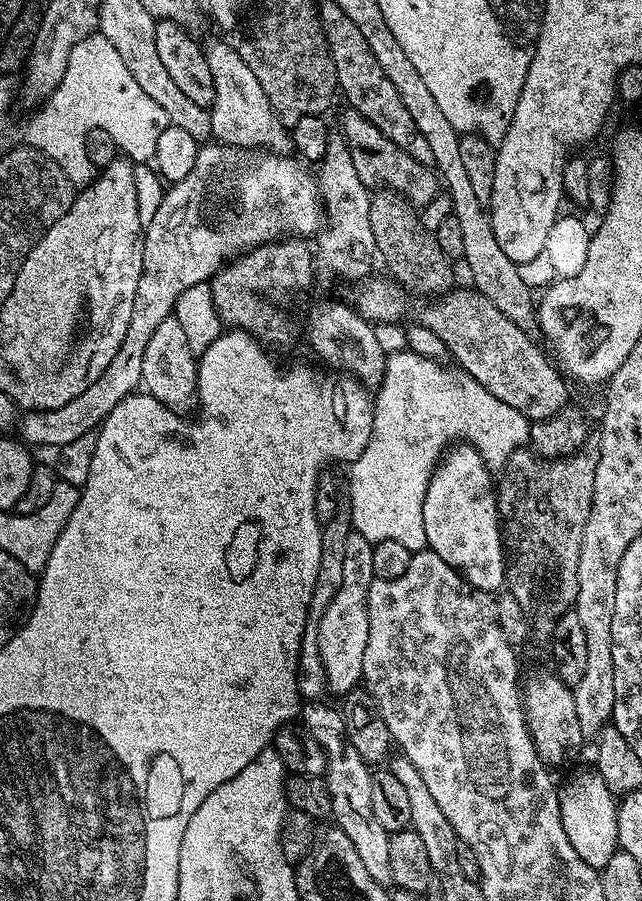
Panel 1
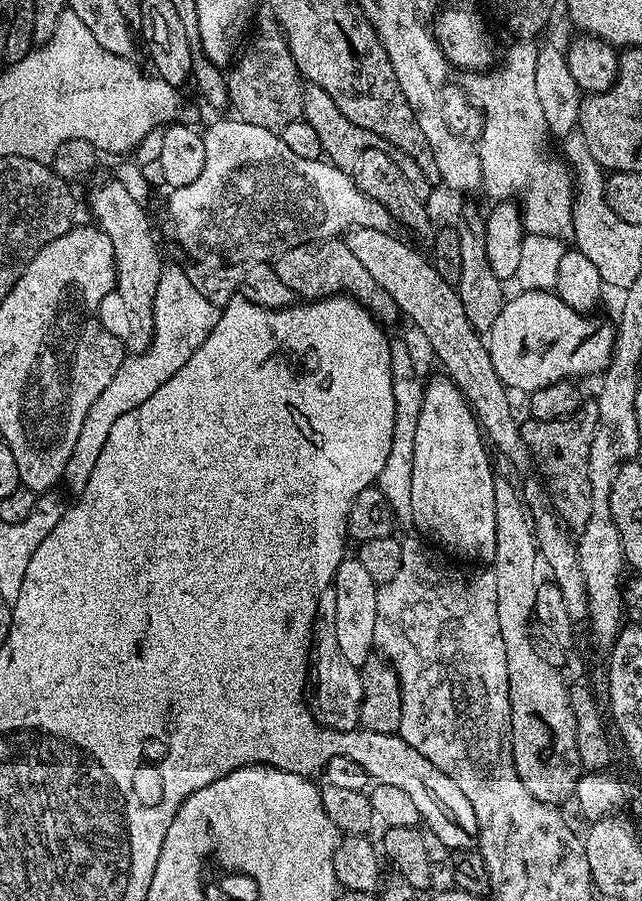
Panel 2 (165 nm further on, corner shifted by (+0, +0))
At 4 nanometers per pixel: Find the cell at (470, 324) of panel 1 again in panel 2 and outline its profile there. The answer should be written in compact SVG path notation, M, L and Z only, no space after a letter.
M343 239L315 240L306 242L302 246L294 246L276 257L274 267L278 278L286 282L293 297L303 298L305 301L323 300L326 296L351 296L357 304L367 308L381 325L389 326L398 320L398 311L394 298L374 282L362 262L354 258L350 246Z

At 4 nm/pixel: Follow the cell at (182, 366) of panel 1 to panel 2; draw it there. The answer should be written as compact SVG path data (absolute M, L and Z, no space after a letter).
M116 179L102 183L88 196L92 207L95 227L101 228L114 246L116 287L102 298L100 321L105 330L114 334L124 347L125 353L135 354L146 351L154 338L154 294L158 290L158 278L164 273L165 265L160 264L160 248L148 221L147 207L130 198L129 191Z

